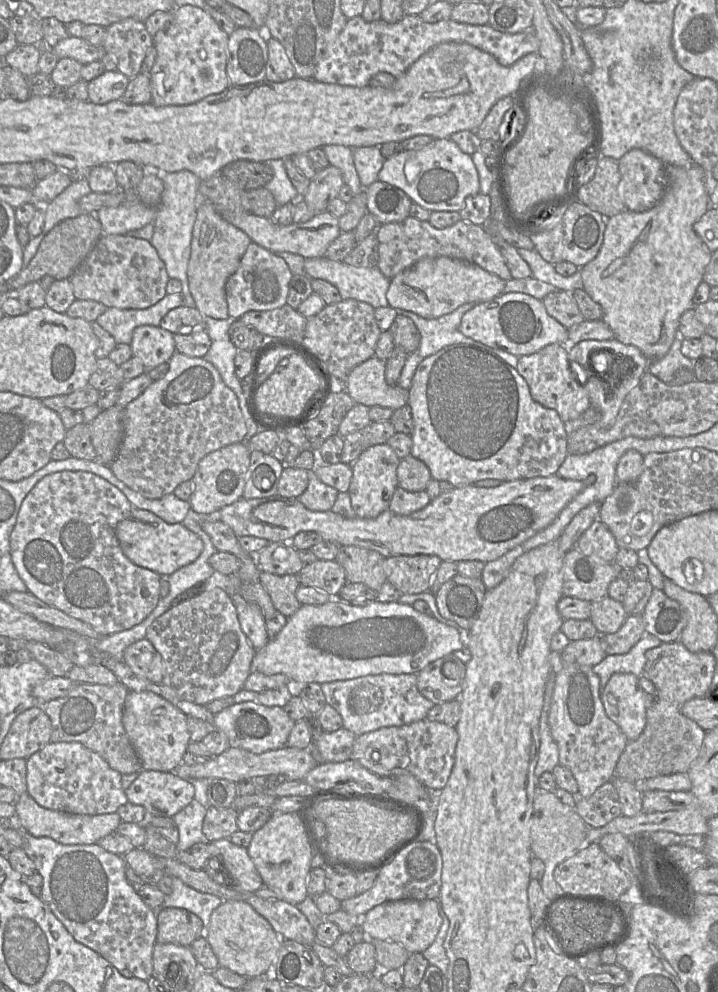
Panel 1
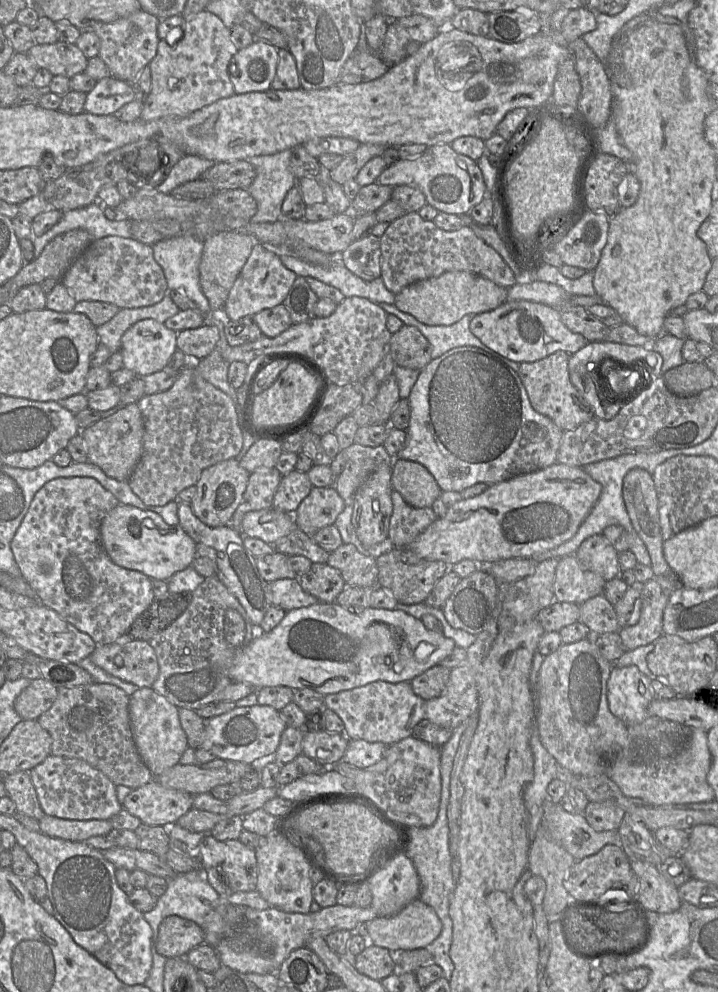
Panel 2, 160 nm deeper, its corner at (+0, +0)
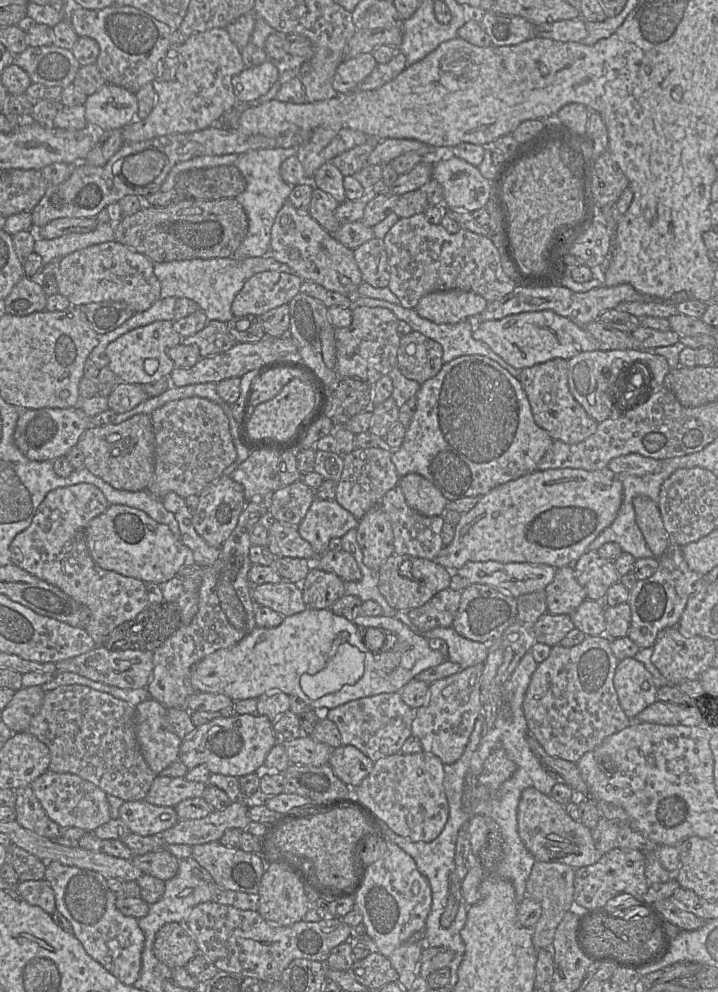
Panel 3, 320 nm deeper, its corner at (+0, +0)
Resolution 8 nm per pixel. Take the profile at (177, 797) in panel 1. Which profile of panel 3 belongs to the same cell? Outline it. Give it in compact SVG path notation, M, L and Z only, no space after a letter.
M145 799L124 801L119 808L119 818L132 833L141 836L163 832L178 821L173 807L153 805Z

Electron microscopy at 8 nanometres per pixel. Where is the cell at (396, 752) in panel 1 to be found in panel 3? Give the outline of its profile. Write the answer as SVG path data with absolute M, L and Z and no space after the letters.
M352 745L334 749L328 764L334 773L351 789L355 789L373 769L374 762Z

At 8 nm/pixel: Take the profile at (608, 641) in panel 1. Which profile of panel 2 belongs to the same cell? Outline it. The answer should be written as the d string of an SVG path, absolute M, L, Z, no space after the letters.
M672 571L653 576L641 585L641 614L635 625L620 628L618 633L626 651L655 642L662 634L663 611L672 592L681 585Z

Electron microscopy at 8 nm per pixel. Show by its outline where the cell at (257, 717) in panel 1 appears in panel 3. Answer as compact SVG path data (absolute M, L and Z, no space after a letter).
M234 715L217 717L182 739L179 760L190 770L205 765L211 773L241 777L264 770L268 752L278 742L273 722L264 715Z

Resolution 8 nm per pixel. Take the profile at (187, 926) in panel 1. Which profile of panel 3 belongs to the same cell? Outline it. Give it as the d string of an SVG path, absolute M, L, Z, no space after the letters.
M180 922L164 924L156 933L153 952L170 969L184 968L199 953L191 932Z

